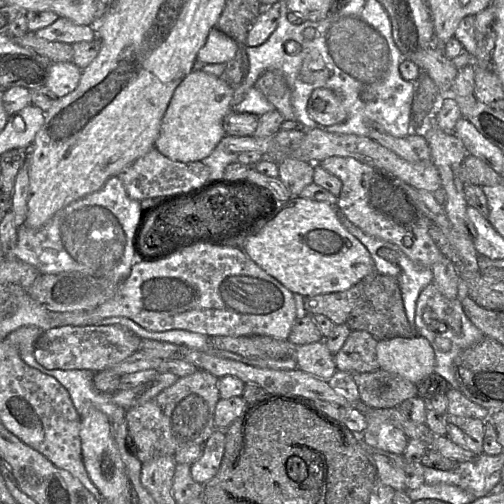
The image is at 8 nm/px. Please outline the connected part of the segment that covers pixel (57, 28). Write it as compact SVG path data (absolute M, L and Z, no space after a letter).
M58 17L51 25L35 32L36 36L49 42L59 42L73 46L83 41L92 41L97 37L90 25L78 25Z

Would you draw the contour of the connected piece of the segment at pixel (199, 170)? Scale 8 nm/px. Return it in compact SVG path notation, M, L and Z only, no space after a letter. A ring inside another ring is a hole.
M155 147L138 158L117 176L131 199L143 201L150 198L170 198L197 190L210 180L210 171L203 161L174 161L158 151Z

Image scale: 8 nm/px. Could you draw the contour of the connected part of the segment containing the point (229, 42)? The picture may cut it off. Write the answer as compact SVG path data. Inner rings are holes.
M213 27L203 47L198 52L196 61L224 64L235 58L240 45L228 35Z

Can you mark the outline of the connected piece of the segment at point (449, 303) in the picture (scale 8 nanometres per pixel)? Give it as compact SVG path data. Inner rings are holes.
M433 281L422 290L417 300L413 326L417 334L424 336L431 343L436 356L435 372L443 377L450 386L455 386L454 360L457 355L484 338L484 335L465 315L461 301L458 298L447 299ZM427 309L431 309L435 314L433 321L428 318Z

